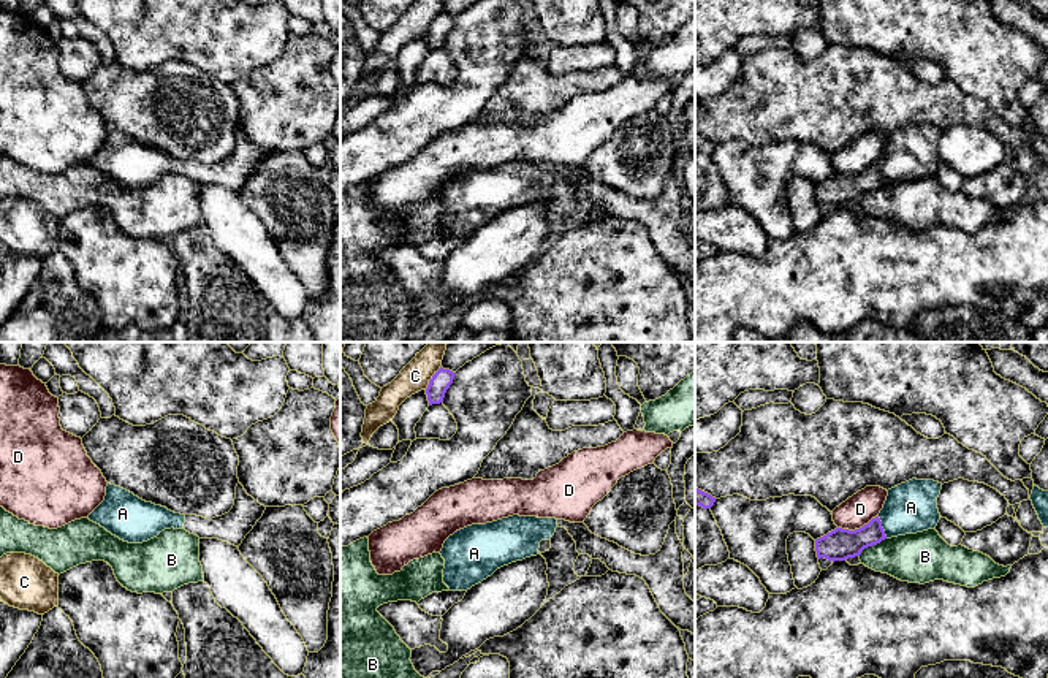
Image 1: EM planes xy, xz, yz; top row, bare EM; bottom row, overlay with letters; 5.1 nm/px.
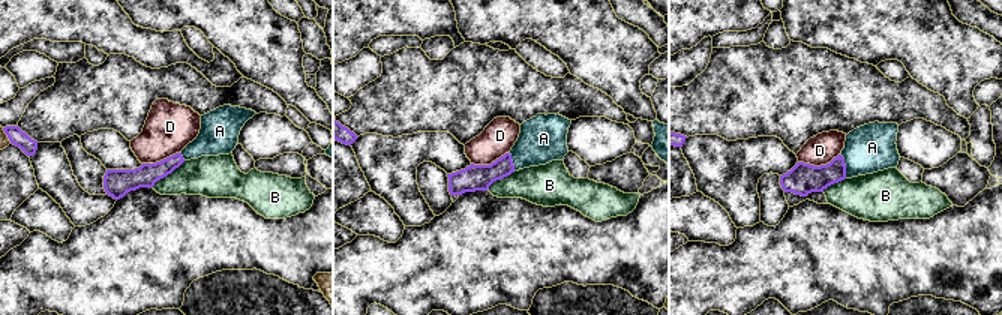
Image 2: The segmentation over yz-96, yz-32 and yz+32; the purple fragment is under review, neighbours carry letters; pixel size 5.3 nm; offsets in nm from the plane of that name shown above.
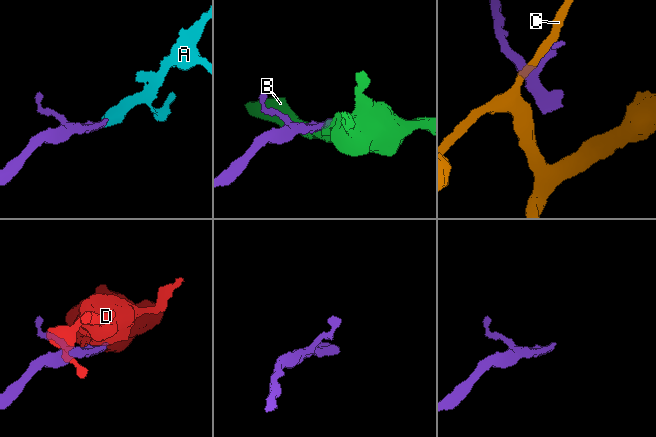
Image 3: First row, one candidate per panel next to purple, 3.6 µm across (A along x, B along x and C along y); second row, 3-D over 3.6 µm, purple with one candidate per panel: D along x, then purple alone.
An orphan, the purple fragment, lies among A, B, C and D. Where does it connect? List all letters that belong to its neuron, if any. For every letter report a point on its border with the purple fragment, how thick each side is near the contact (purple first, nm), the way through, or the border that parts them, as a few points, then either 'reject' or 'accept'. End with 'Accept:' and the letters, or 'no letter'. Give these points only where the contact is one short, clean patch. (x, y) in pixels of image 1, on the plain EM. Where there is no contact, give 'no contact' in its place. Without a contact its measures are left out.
A: yz (882, 173) | 160/260 nm | across yz (841, 189), (855, 187), (882, 173), (911, 152) | accept
B: yz (871, 190) | 160/260 nm | reject
C: xz (431, 24) | 100/150 nm | reject
D: yz (857, 175) | 160/160 nm | reject
Accept: A

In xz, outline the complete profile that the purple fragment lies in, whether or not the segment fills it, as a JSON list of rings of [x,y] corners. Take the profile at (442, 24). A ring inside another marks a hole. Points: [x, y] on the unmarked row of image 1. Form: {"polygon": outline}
{"polygon": [[[440,13],[426,33],[429,51],[443,48],[445,38],[453,29],[454,17],[450,14]]]}

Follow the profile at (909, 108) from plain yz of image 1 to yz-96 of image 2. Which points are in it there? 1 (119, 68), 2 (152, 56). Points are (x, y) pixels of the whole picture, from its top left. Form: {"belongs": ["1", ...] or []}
{"belongs": ["1"]}

